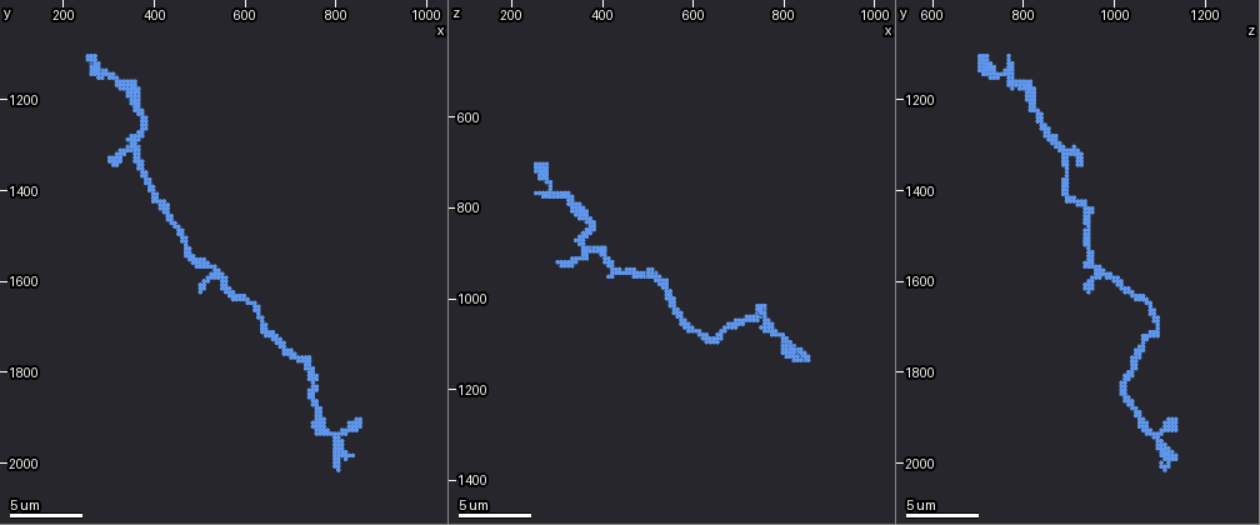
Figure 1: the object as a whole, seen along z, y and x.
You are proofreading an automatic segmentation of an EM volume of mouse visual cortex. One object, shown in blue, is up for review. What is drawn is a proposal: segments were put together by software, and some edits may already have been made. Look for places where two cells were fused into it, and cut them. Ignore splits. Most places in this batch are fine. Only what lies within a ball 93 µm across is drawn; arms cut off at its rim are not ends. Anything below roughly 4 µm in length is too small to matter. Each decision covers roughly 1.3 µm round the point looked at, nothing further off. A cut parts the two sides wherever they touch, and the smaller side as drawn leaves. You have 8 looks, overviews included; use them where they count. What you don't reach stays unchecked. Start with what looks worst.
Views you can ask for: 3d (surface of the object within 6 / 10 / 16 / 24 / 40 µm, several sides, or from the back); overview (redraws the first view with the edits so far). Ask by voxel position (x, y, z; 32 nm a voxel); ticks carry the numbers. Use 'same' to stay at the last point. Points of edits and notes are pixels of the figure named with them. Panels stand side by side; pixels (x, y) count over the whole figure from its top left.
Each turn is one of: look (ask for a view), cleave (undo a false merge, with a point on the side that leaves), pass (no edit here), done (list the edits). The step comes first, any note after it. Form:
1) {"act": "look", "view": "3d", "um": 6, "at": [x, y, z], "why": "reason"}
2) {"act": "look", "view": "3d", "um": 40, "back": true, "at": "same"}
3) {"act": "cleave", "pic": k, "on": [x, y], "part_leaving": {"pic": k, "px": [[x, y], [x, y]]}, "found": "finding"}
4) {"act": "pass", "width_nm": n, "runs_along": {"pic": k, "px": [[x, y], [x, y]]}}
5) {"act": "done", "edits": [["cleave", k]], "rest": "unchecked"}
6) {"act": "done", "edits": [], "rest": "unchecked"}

{"act": "look", "view": "3d", "um": 10, "at": [525, 1575, 955], "why": "three-way junction"}

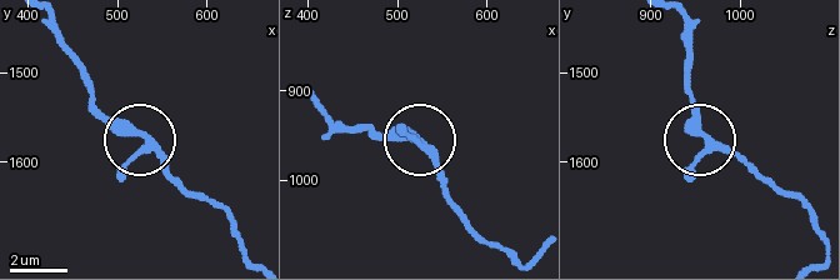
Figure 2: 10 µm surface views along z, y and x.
{"act": "pass", "side_arm_um": 22, "found": "continuous, no second cell"}

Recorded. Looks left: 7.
{"act": "look", "view": "3d", "um": 10, "at": [280, 1150, 755], "why": "three-way junction"}

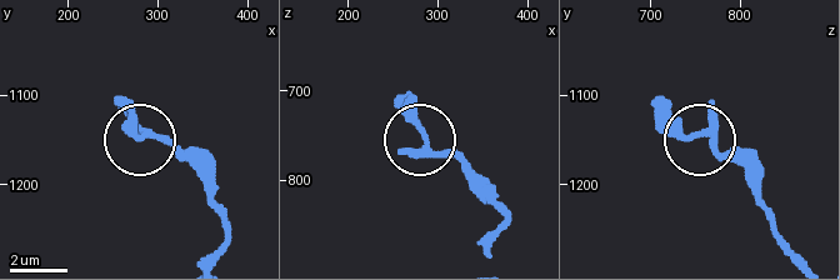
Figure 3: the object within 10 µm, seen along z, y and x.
{"act": "pass", "arms": 3, "runs_along": {"pic": 3, "px": [[211, 256], [224, 220], [206, 184], [174, 149], [145, 134]]}, "found": "all the same cell"}

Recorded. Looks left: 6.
{"act": "look", "view": "3d", "um": 10, "at": [750, 1820, 1020]}

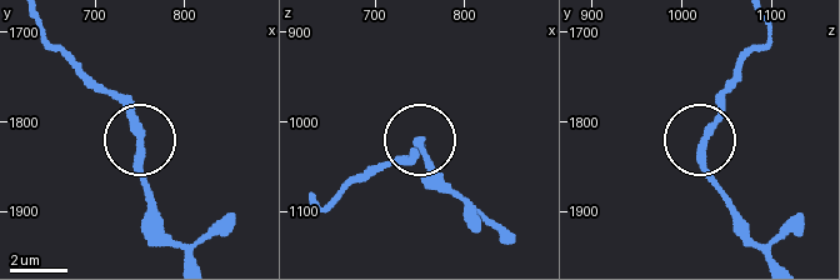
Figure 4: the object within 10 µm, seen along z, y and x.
{"act": "look", "view": "3d", "um": 10, "back": true, "at": [750, 1825, 1020], "why": "from behind"}

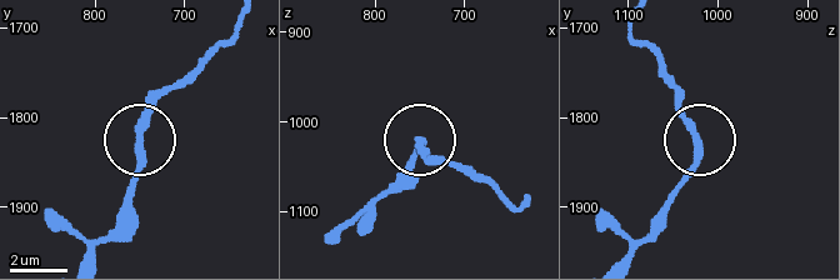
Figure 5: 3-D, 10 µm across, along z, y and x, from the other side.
{"act": "pass", "found": "continuous, no second cell"}

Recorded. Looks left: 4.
{"act": "look", "view": "3d", "um": 10, "at": [380, 1355, 900], "why": "narrows sharply"}

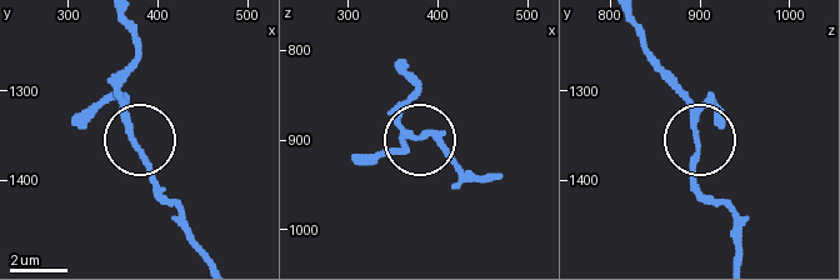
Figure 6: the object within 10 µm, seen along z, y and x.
{"act": "pass", "runs_along": {"pic": 6, "px": [[210, 259], [158, 186], [113, 75]]}, "found": "one cell here"}

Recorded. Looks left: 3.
{"act": "done", "edits": [], "rest": "unchecked"}

